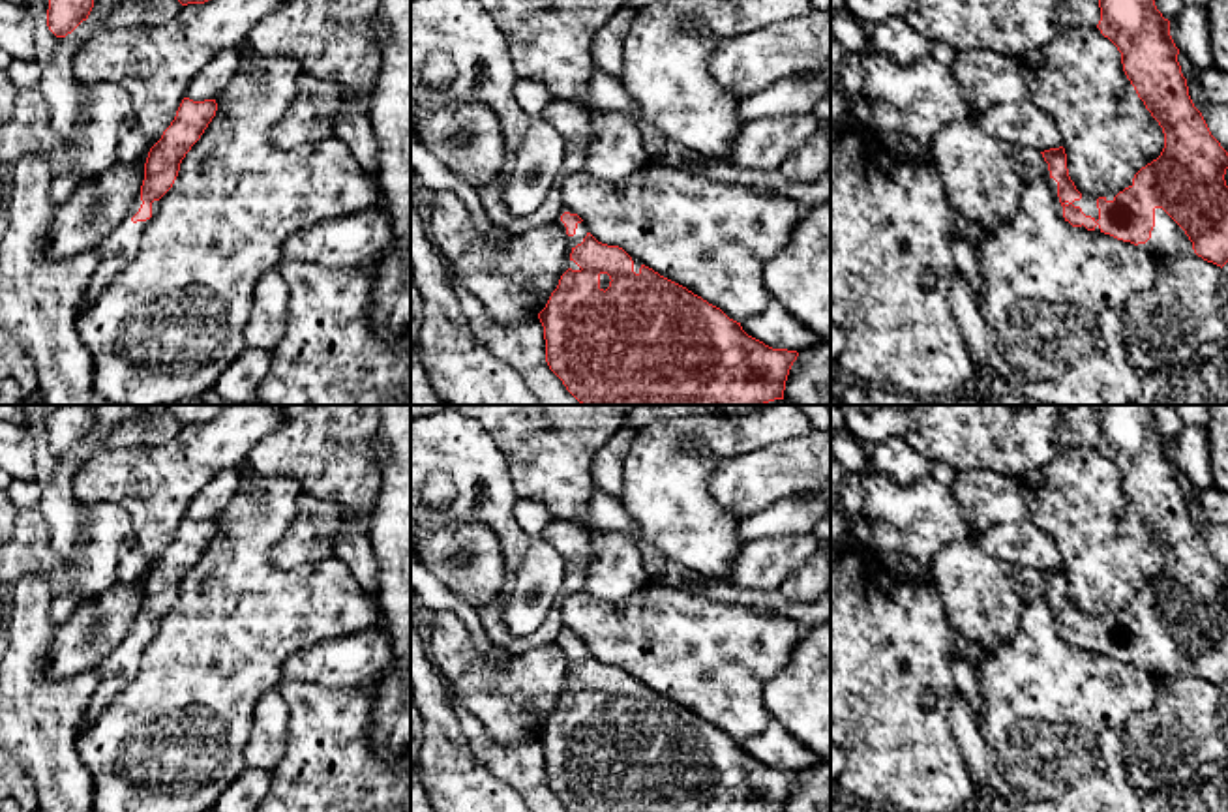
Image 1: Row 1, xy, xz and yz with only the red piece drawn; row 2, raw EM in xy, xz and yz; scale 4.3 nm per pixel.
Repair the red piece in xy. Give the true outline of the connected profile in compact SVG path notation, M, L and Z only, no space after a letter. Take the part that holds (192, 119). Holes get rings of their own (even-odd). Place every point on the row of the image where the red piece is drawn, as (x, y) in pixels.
M182 99L174 120L148 152L144 180L131 214L97 246L99 263L86 287L82 308L92 306L112 278L135 259L141 234L157 212L159 199L172 188L182 159L201 139L216 111L216 99Z

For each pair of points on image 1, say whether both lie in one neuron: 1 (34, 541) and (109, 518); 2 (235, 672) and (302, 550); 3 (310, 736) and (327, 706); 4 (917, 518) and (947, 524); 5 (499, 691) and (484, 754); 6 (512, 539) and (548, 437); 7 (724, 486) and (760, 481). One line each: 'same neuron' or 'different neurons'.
1: same neuron
2: different neurons
3: same neuron
4: same neuron
5: different neurons
6: different neurons
7: same neuron

